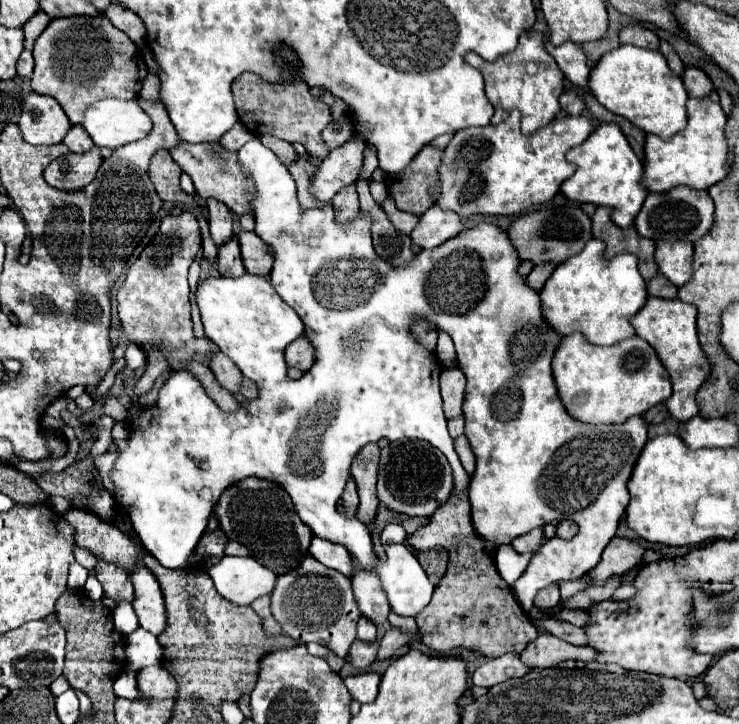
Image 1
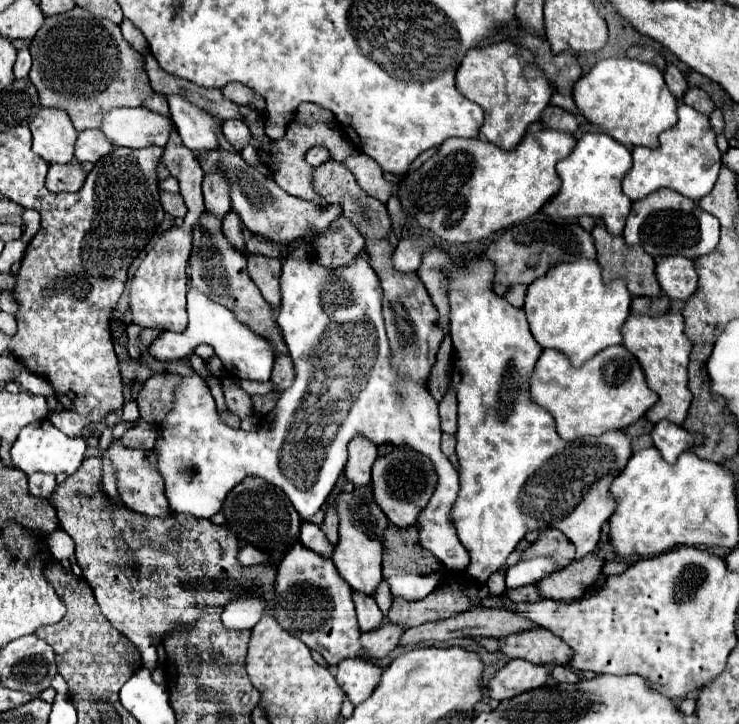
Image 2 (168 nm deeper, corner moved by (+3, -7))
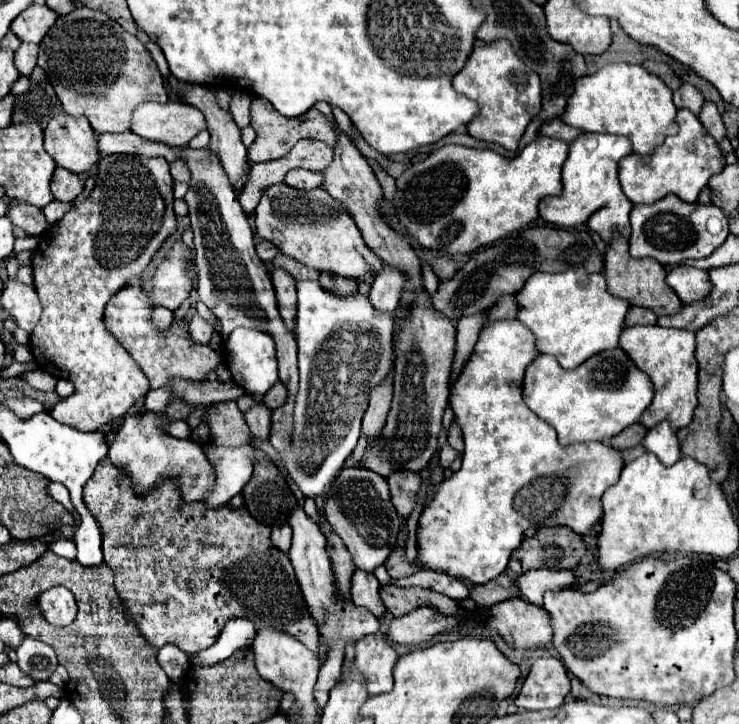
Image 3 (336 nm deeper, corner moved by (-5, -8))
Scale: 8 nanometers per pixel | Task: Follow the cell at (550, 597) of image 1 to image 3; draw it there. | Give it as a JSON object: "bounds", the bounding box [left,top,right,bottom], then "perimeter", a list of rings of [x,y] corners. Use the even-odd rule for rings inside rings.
{"bounds":[469,573,517,607],"perimeter":[[[501,573],[497,579],[485,583],[485,585],[473,585],[469,587],[469,599],[477,603],[477,607],[491,607],[495,603],[501,603],[505,599],[517,597],[517,587],[513,583],[513,577]]]}

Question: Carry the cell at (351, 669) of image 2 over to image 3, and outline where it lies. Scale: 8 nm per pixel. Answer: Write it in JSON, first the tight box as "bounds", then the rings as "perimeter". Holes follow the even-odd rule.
{"bounds":[355,631,397,695],"perimeter":[[[381,631],[357,641],[355,665],[365,675],[369,695],[389,693],[393,689],[395,663],[397,663],[397,653]]]}

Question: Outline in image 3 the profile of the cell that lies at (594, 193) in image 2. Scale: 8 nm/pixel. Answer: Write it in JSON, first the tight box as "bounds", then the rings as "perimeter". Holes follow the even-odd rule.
{"bounds":[541,133,634,245],"perimeter":[[[581,133],[569,145],[569,157],[563,163],[563,193],[541,199],[541,219],[559,227],[577,227],[587,223],[587,227],[599,233],[607,245],[611,243],[615,231],[628,239],[631,234],[629,216],[634,205],[621,191],[617,163],[629,153],[631,143],[627,137],[611,133]]]}

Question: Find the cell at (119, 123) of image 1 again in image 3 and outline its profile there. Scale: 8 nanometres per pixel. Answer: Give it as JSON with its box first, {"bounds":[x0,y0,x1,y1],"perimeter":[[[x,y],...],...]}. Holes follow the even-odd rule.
{"bounds":[133,103,207,147],"perimeter":[[[141,103],[133,113],[133,127],[137,135],[161,141],[169,147],[187,147],[187,143],[207,129],[205,115],[187,103]]]}

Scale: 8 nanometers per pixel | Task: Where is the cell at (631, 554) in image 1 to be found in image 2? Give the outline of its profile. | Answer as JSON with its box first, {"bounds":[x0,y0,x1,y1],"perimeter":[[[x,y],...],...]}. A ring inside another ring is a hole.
{"bounds":[537,554,605,598],"perimeter":[[[587,554],[583,560],[571,562],[561,572],[543,578],[537,586],[541,588],[541,594],[545,594],[545,598],[581,598],[589,588],[597,584],[599,576],[603,574],[603,564],[605,562],[595,554]]]}

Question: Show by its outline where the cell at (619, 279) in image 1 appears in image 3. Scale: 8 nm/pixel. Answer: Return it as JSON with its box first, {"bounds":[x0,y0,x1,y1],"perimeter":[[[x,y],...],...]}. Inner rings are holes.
{"bounds":[515,269,629,369],"perimeter":[[[569,269],[565,273],[537,273],[515,293],[519,311],[517,319],[535,335],[539,353],[553,355],[563,369],[575,369],[591,355],[619,345],[629,303],[607,293],[603,273],[585,273],[585,269]]]}

